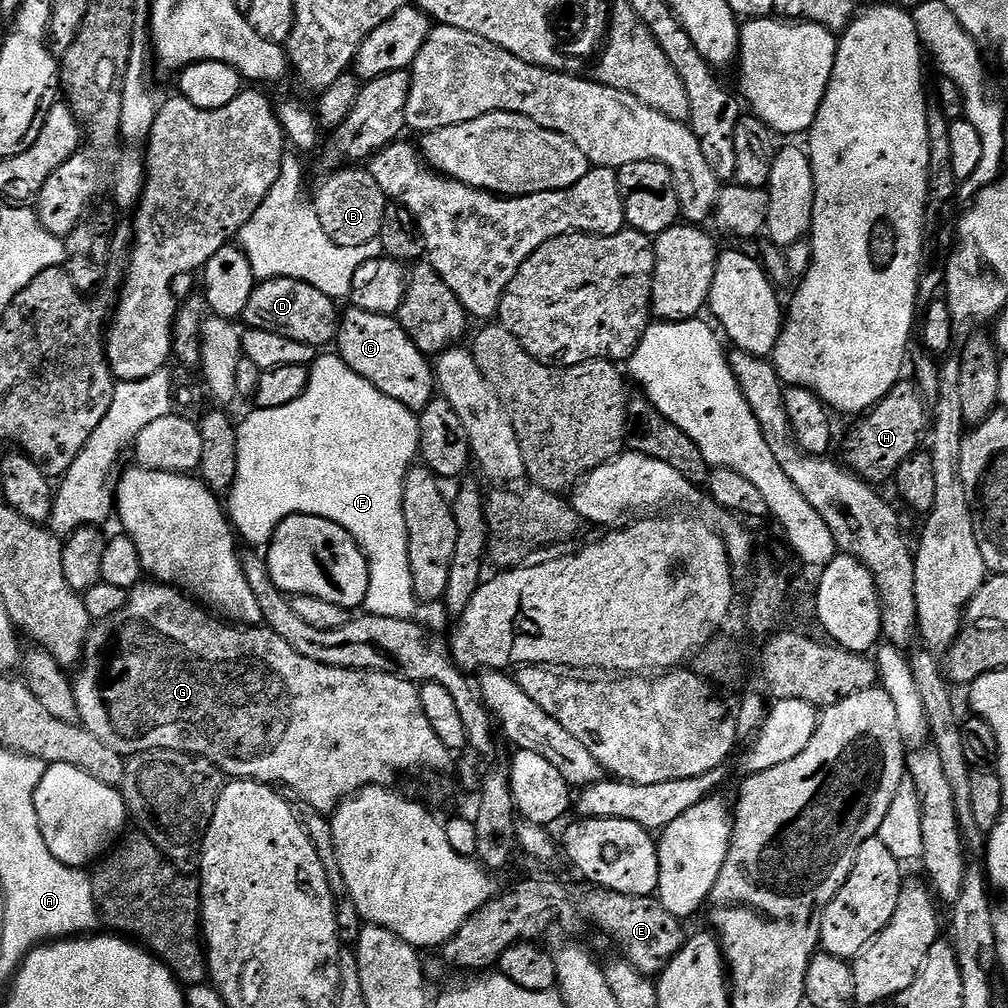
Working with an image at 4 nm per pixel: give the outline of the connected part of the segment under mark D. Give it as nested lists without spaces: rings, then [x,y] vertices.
[[[274,278],[261,280],[246,302],[242,320],[248,328],[270,330],[282,334],[282,338],[294,338],[294,342],[306,342],[310,347],[320,350],[323,344],[331,345],[340,329],[342,315],[337,301],[332,300],[322,290],[294,278]]]

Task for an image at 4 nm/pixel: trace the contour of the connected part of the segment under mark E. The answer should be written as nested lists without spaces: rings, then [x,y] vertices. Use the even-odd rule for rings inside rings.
[[[524,880],[501,896],[493,895],[468,918],[462,930],[443,944],[444,960],[456,968],[469,968],[472,974],[495,969],[510,946],[539,941],[556,919],[568,928],[584,928],[587,924],[601,928],[620,947],[619,955],[649,978],[664,971],[686,939],[685,925],[651,896],[618,894],[587,882],[567,888],[556,880]]]

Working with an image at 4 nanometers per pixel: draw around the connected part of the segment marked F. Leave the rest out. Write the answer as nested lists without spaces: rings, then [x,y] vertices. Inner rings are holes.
[[[339,354],[332,356],[317,355],[310,365],[308,385],[306,390],[294,402],[277,408],[256,408],[245,418],[239,421],[236,437],[238,438],[238,470],[232,483],[232,487],[226,496],[226,515],[239,539],[248,543],[248,546],[267,546],[272,543],[272,536],[276,533],[276,527],[286,518],[291,516],[317,516],[326,518],[338,526],[342,526],[356,540],[356,545],[363,550],[368,559],[370,570],[370,586],[366,590],[362,608],[369,616],[381,616],[382,618],[413,619],[417,614],[418,601],[414,594],[414,578],[410,574],[410,550],[408,549],[408,531],[406,530],[406,518],[404,517],[404,479],[409,468],[413,467],[420,451],[420,422],[417,413],[411,412],[402,402],[382,394],[366,378],[362,378]]]

